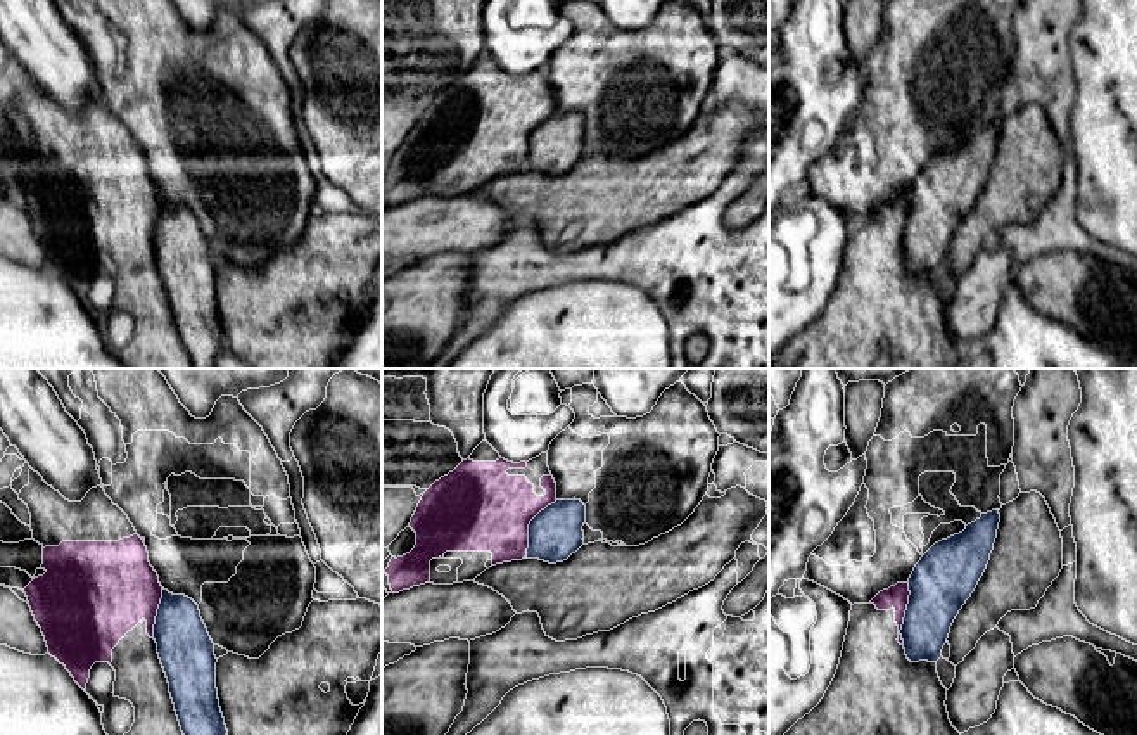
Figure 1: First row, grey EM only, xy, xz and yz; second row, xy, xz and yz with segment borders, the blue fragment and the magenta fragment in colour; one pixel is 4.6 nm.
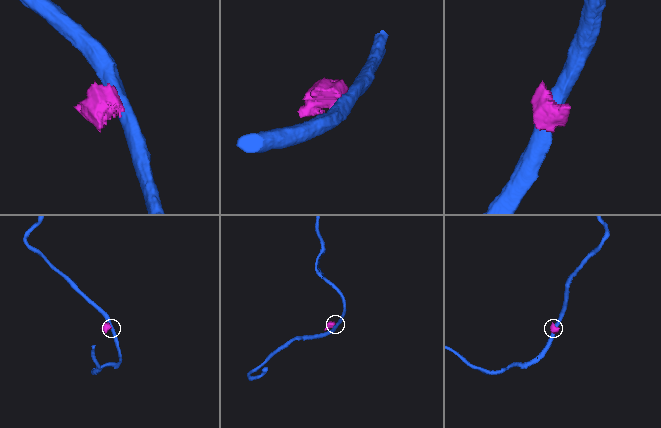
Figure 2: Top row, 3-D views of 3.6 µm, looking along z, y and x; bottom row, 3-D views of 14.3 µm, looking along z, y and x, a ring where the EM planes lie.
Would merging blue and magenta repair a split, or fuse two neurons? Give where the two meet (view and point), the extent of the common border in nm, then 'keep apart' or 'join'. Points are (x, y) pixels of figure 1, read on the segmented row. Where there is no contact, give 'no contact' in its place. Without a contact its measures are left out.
contact xz (529, 526); length 300 nm; keep apart

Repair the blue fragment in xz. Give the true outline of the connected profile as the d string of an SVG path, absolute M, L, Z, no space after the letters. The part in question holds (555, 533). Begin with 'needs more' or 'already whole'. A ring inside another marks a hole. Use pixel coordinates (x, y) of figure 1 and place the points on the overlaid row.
already whole | M556 500L529 524L527 559L563 562L584 545L586 505L581 500Z

